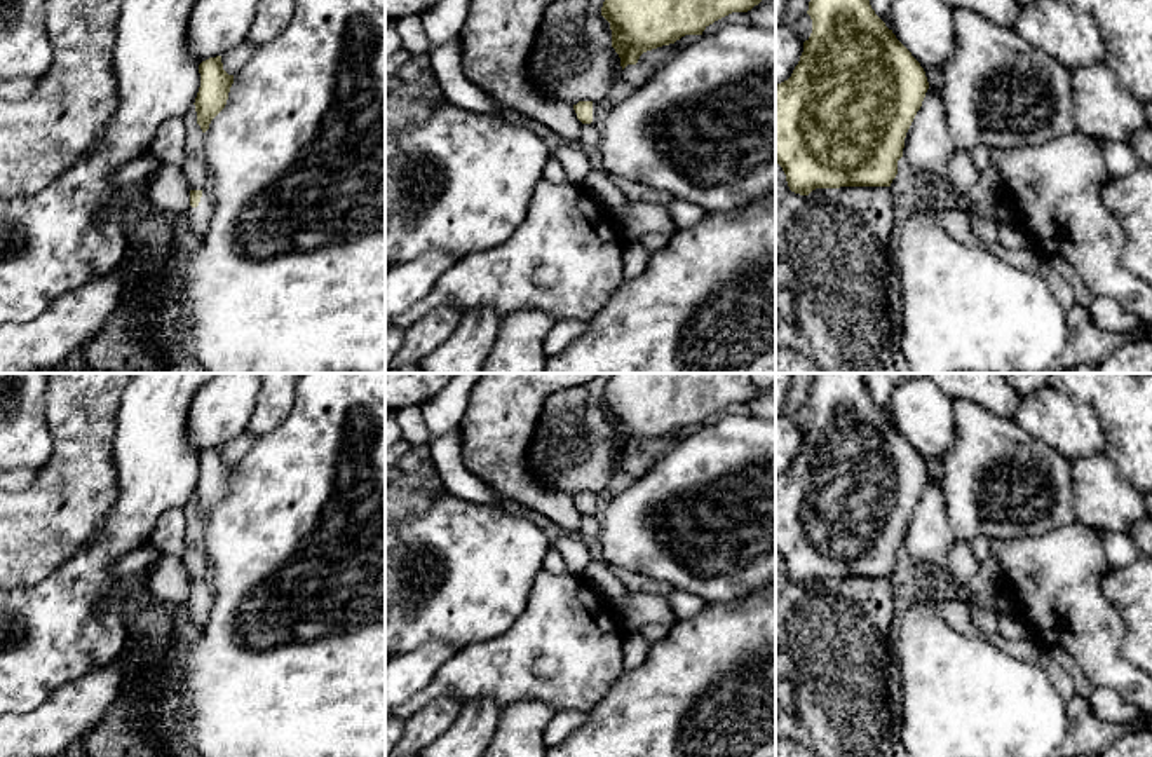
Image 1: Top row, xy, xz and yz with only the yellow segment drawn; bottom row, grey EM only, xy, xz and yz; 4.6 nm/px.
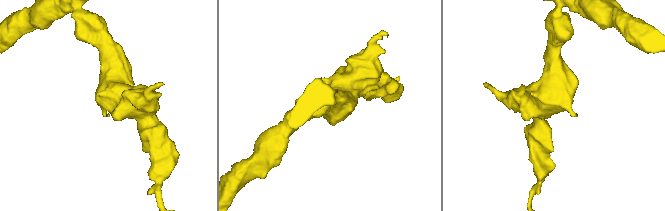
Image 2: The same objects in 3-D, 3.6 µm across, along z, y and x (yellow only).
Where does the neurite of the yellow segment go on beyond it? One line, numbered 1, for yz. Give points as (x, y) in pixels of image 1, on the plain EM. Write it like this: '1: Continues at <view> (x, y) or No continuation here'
1: No continuation here

